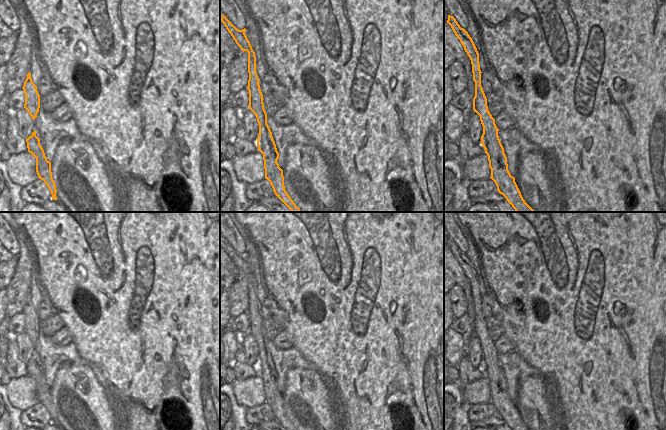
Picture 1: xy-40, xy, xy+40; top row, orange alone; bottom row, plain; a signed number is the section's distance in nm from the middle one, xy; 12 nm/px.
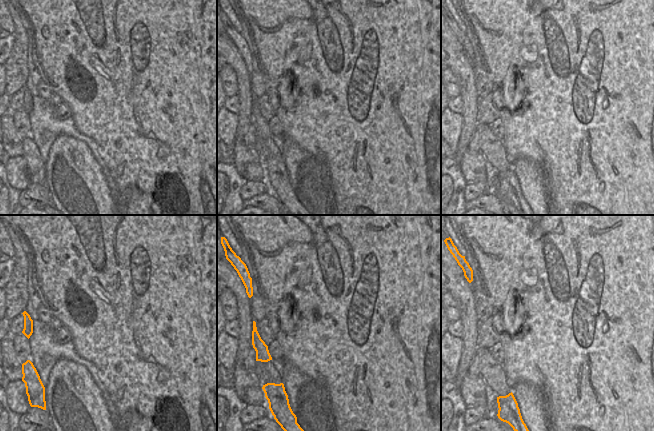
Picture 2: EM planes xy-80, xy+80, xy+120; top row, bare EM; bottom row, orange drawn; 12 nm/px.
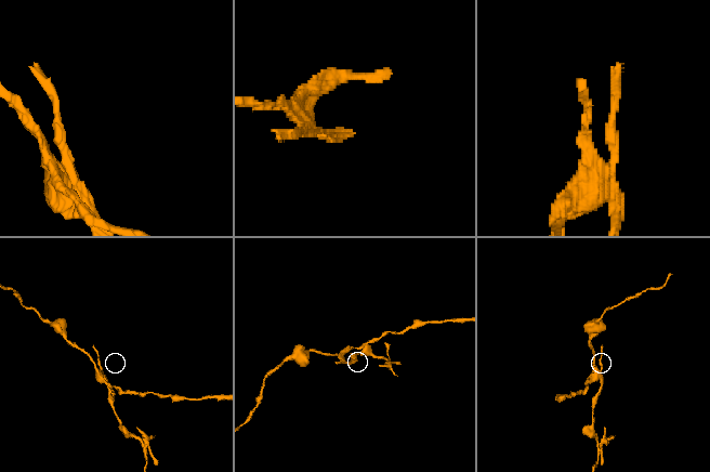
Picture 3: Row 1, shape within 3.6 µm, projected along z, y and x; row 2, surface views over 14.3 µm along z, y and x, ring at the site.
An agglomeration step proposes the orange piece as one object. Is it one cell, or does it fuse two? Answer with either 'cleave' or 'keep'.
cleave

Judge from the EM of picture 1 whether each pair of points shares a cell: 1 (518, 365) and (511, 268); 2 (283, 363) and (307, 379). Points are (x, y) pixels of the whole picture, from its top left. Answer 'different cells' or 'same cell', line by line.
1: different cells
2: different cells

